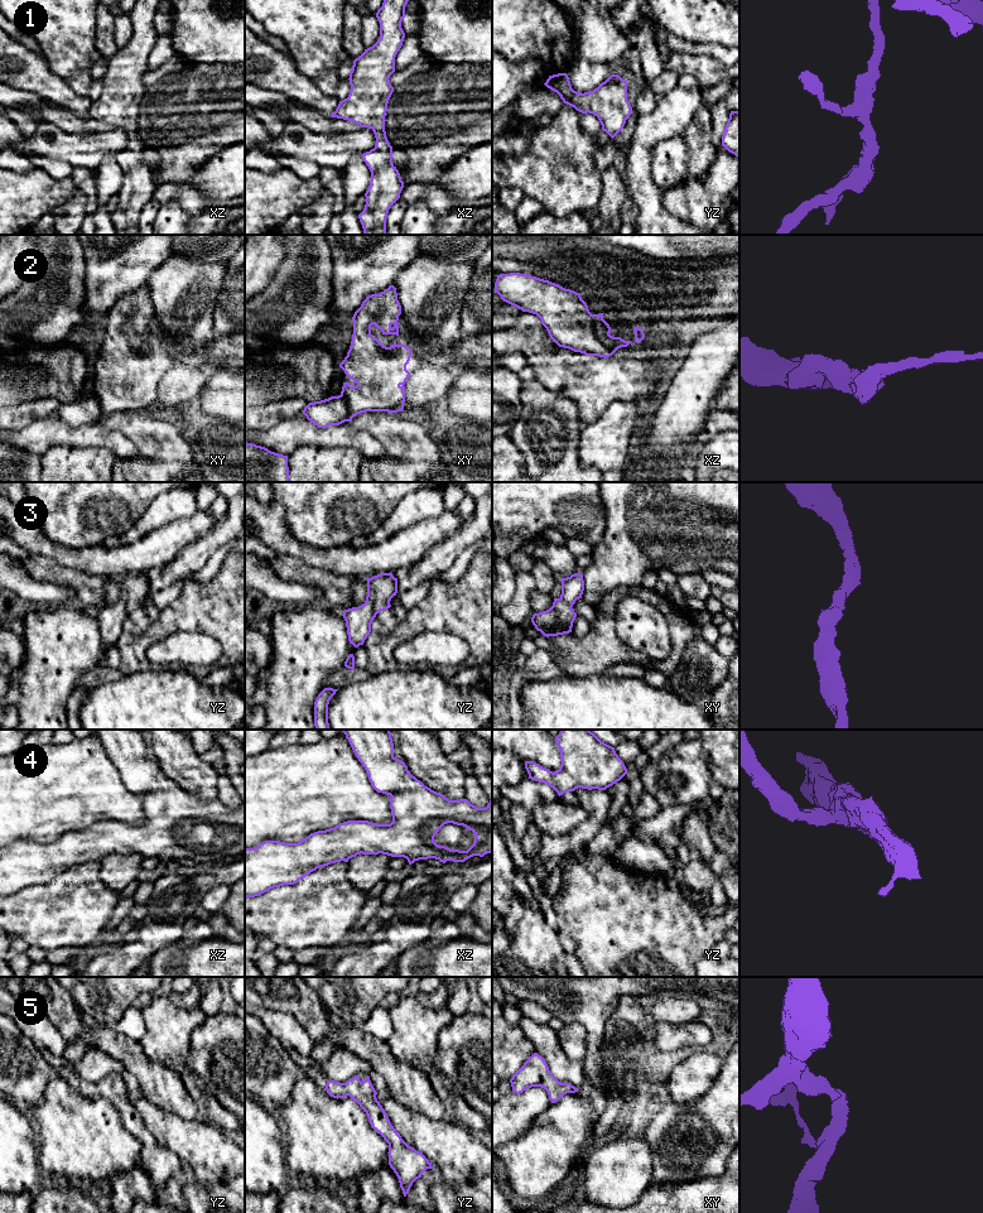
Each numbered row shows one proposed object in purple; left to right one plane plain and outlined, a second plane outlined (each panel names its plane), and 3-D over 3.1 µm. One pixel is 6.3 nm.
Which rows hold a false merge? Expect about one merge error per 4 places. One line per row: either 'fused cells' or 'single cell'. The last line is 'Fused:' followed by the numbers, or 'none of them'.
1: single cell
2: fused cells
3: single cell
4: single cell
5: single cell
Fused: 2

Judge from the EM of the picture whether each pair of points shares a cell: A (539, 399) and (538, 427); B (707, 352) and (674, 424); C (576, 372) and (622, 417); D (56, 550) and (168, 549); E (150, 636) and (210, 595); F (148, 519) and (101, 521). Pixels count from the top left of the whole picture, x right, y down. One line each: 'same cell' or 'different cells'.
A: same cell
B: same cell
C: different cells
D: same cell
E: same cell
F: different cells

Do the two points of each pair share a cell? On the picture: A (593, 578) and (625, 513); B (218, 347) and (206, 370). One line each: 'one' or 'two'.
A: one
B: two

